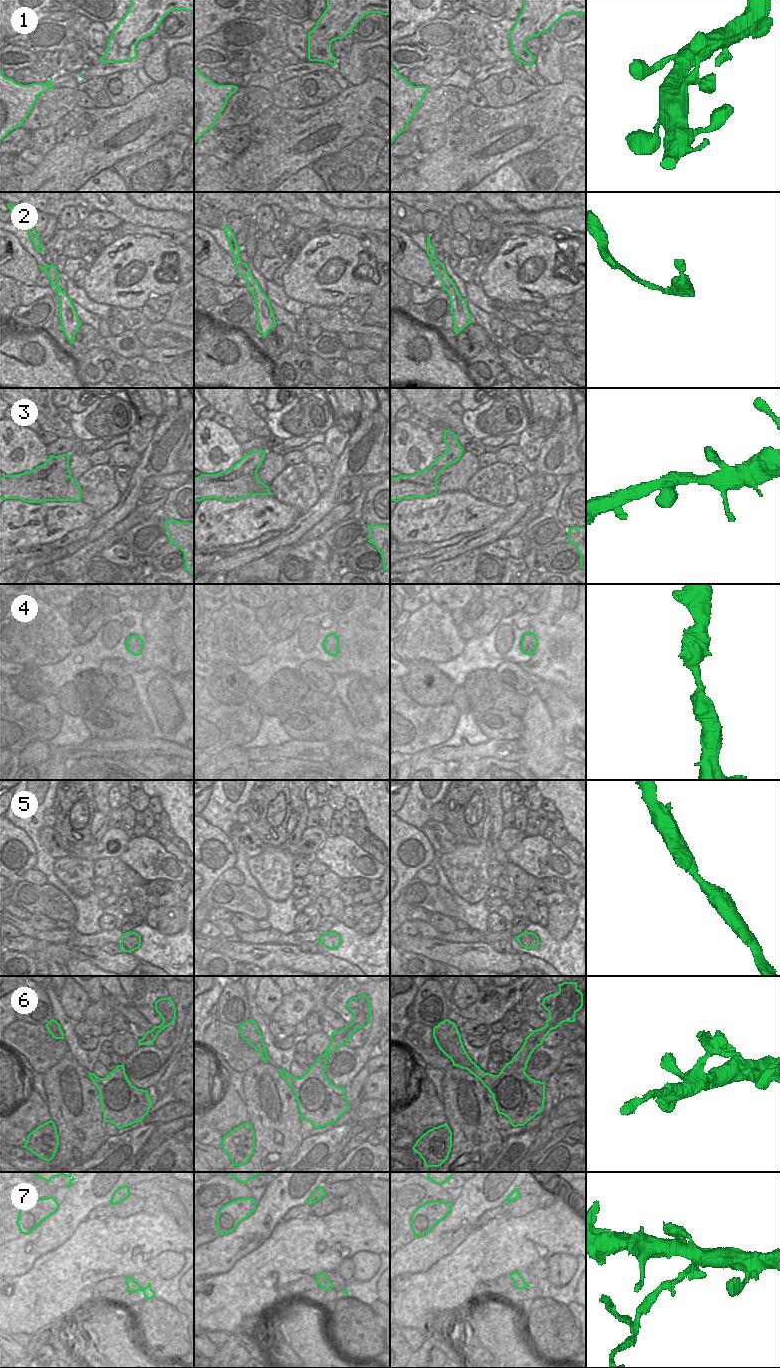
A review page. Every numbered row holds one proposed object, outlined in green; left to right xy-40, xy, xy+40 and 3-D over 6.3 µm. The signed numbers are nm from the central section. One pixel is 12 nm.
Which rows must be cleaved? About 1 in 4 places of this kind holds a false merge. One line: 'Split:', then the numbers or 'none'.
Split: 6, 7

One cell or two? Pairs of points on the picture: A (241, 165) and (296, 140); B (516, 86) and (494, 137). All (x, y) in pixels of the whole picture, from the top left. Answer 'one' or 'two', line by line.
A: one
B: two

